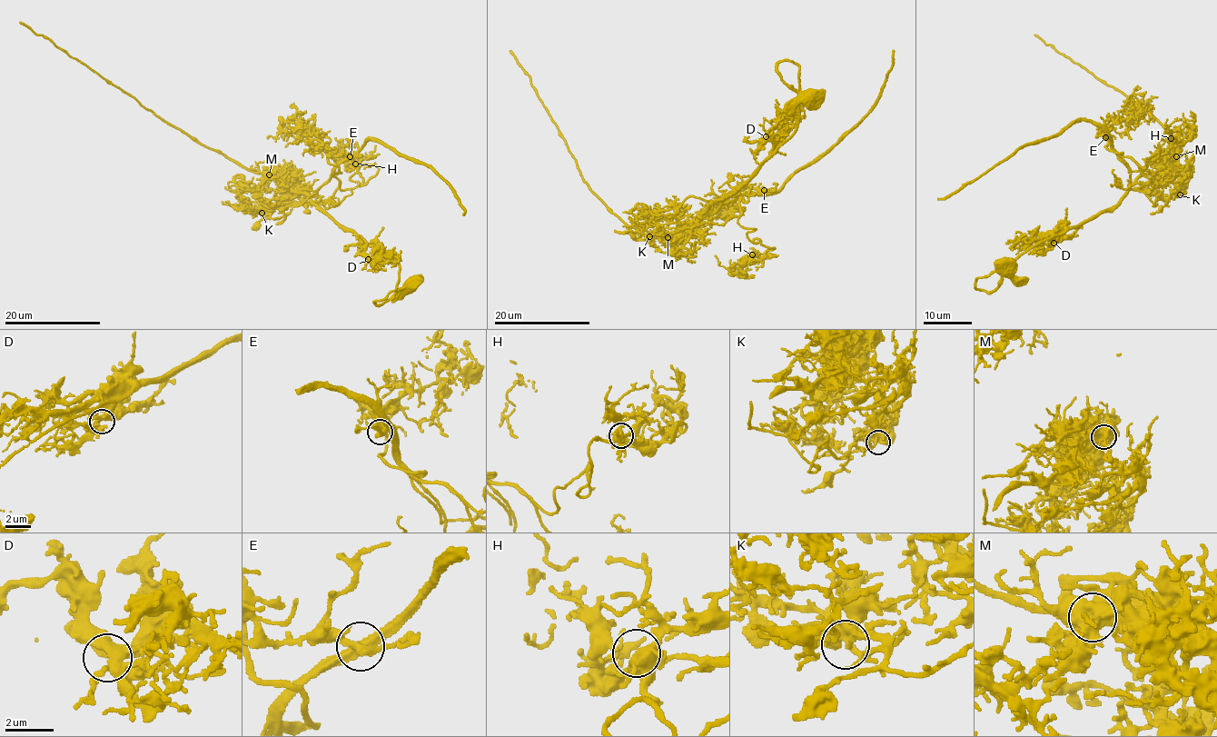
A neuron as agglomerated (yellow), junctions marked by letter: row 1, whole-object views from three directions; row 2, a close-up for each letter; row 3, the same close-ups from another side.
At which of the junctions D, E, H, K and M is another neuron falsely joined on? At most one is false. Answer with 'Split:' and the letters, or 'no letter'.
Split: M

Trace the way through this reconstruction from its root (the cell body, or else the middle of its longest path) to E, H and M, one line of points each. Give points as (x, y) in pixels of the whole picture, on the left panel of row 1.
E: (410, 287), (383, 303), (375, 303), (396, 291), (400, 265), (330, 218), (306, 191), (324, 184), (350, 156)
H: (410, 287), (375, 303), (396, 291), (400, 265), (317, 204), (379, 169), (355, 164)
M: (410, 287), (375, 303), (396, 290), (396, 260), (270, 174)

